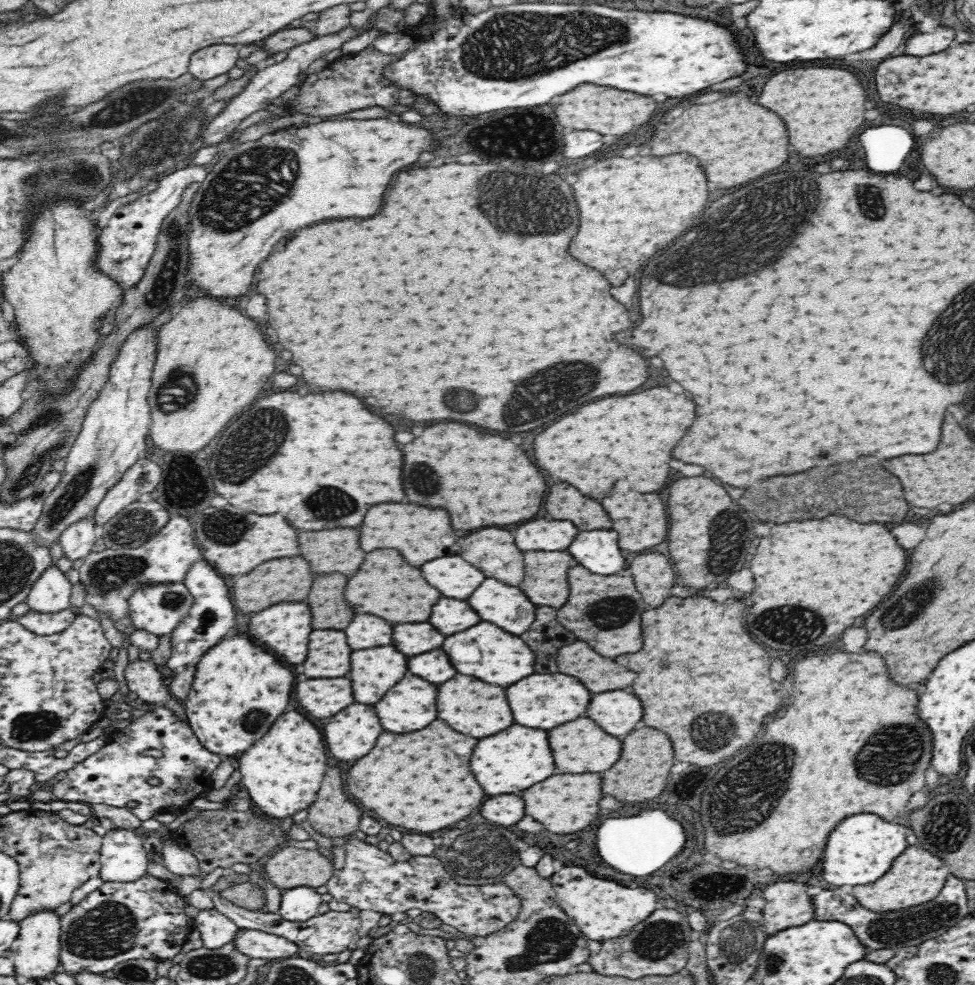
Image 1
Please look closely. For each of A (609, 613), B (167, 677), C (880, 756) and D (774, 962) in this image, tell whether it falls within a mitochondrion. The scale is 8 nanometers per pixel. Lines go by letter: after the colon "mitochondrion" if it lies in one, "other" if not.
A: mitochondrion
B: other
C: mitochondrion
D: mitochondrion

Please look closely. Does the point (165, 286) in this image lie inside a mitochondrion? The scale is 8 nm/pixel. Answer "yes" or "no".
yes

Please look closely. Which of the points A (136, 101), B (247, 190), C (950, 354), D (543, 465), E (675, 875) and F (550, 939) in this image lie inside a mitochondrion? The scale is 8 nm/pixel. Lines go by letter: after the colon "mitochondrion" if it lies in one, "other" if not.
A: mitochondrion
B: mitochondrion
C: mitochondrion
D: other
E: other
F: mitochondrion

